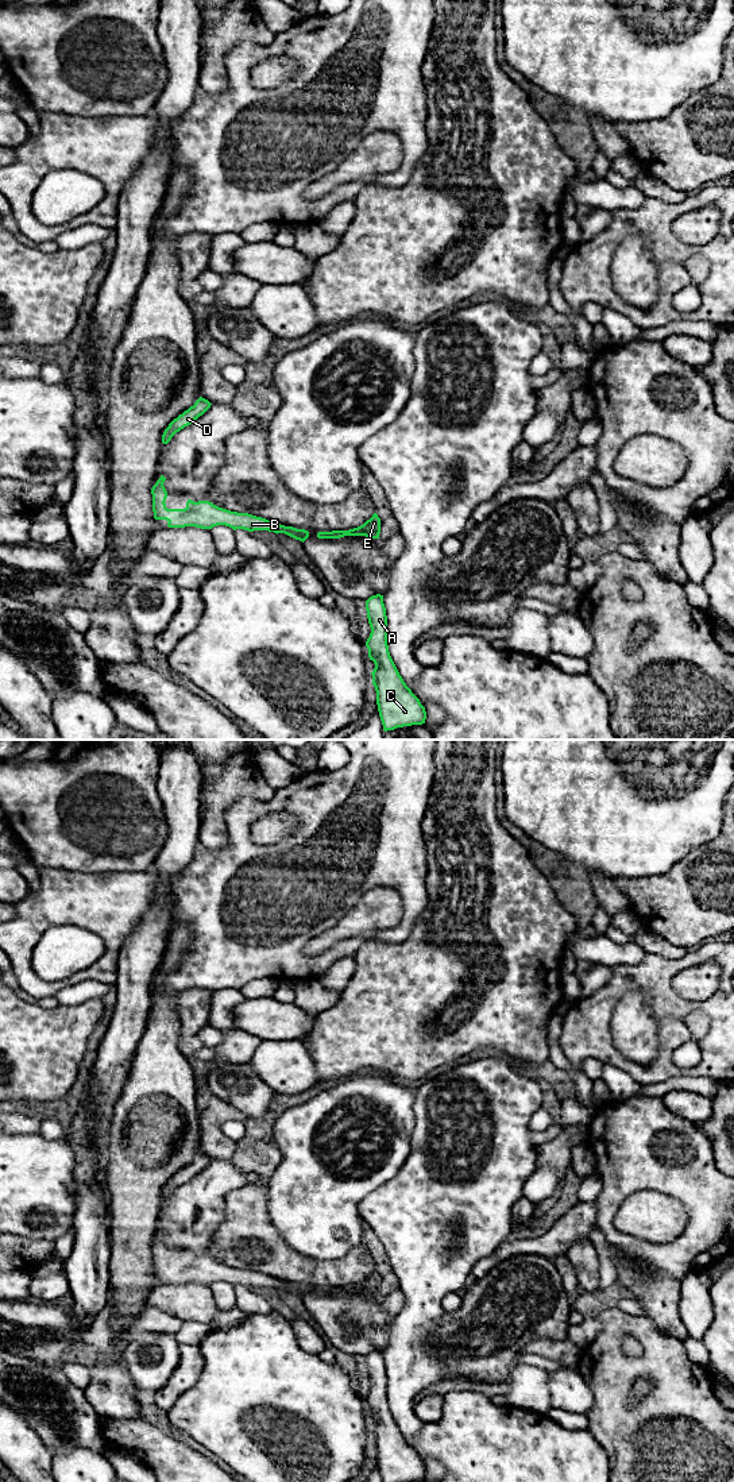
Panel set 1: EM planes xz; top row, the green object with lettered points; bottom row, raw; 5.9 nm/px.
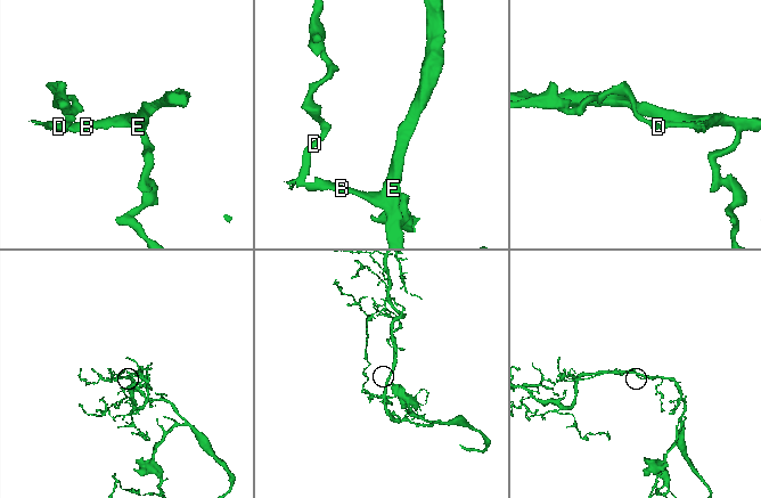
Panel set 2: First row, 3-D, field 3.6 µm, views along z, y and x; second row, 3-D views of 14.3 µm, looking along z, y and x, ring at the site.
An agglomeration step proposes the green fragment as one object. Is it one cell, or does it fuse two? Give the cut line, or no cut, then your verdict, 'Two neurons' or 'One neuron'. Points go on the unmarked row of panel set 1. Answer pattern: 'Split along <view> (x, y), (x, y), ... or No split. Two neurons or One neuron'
No split. One neuron

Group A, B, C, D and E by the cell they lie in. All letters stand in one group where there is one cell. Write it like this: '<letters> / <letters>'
A B C D E

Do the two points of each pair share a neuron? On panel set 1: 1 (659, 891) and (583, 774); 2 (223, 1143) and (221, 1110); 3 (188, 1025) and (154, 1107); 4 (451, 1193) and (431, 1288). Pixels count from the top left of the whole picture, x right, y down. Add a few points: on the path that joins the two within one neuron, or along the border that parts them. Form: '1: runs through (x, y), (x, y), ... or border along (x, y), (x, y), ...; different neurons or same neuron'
1: border along (678, 861), (659, 875), (618, 877); different neurons
2: runs through (215, 1135), (215, 1118); same neuron
3: border along (174, 1006), (178, 1014), (181, 1038); different neurons
4: runs through (437, 1216), (433, 1220), (431, 1265); same neuron

